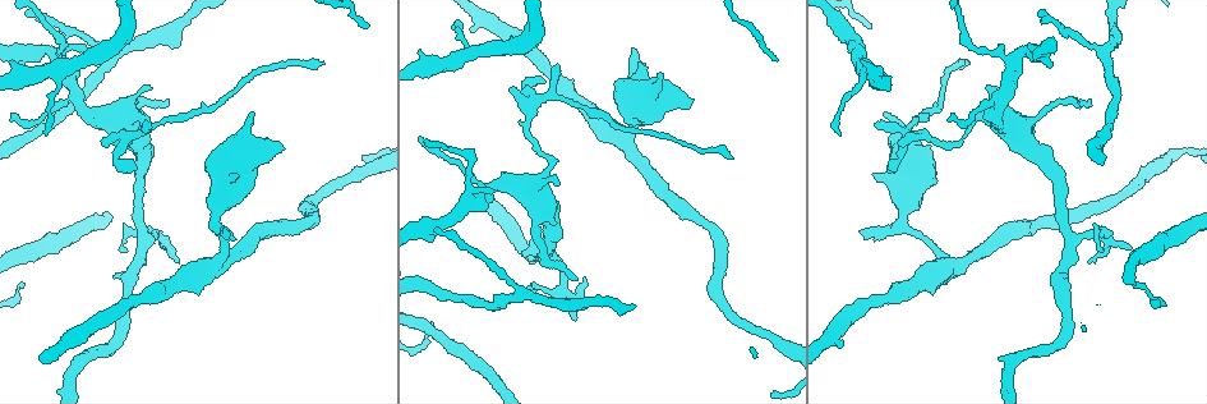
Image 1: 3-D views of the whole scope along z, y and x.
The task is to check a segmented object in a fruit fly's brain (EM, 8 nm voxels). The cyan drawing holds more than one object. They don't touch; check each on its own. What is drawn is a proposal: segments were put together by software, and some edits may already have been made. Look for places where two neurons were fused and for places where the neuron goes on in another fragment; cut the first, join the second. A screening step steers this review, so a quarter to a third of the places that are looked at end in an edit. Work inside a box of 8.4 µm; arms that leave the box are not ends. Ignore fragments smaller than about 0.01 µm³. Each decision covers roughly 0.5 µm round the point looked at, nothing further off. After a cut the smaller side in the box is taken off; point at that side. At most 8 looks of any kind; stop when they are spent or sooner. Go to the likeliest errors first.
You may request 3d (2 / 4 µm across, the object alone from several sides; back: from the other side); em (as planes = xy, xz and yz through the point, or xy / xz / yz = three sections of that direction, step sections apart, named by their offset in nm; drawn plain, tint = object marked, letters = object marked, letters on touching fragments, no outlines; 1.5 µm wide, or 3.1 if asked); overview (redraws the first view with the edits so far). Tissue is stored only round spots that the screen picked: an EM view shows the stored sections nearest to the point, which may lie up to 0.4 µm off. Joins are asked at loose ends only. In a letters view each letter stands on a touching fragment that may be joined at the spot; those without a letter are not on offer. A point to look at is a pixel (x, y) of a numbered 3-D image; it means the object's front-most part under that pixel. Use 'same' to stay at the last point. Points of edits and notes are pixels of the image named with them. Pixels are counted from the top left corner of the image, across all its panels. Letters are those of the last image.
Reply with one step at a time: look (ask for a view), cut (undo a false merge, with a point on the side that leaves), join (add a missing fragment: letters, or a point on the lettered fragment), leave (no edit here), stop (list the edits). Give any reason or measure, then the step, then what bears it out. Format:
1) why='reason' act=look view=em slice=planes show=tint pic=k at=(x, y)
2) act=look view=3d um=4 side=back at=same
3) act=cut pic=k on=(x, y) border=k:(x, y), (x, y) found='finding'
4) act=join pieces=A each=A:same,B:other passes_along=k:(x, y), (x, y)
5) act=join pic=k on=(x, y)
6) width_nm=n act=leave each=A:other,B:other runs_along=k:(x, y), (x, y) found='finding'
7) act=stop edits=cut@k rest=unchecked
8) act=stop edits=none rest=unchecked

act=look view=em slice=planes show=letters pic=1 at=(116, 133)

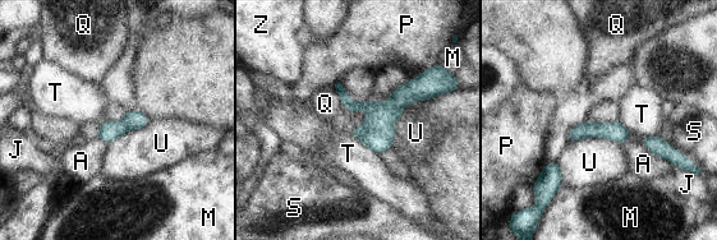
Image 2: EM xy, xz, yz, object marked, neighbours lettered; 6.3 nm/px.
act=leave each=A:other,J:other,M:other,P:other,Q:other,S:other,T:other,U:other,Z:other found='one neuron here'

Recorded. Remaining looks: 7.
why='branch stops here' act=look view=3d um=4 pic=1 at=(454, 28)

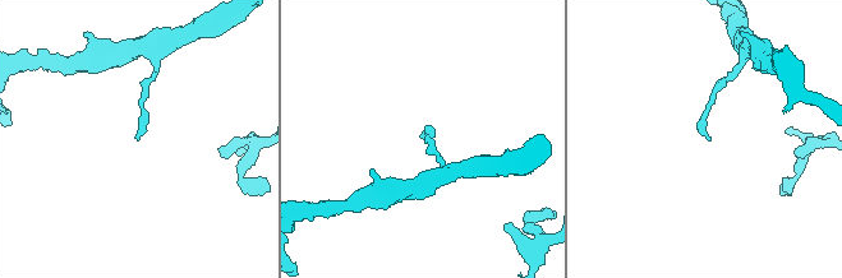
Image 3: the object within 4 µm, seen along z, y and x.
act=look view=em slice=planes show=letters pic=3 at=(423, 139)

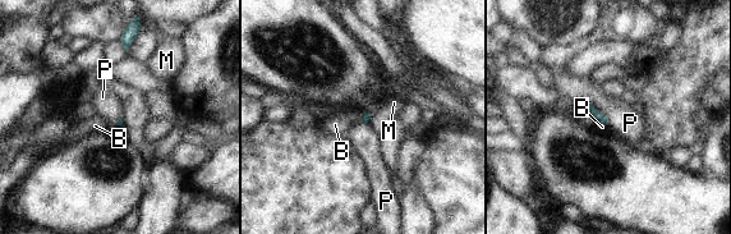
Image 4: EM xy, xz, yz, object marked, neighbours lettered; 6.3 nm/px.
act=join pieces=B each=B:same,M:other,P:other found='the neuron continues'

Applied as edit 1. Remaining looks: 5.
act=look view=overview

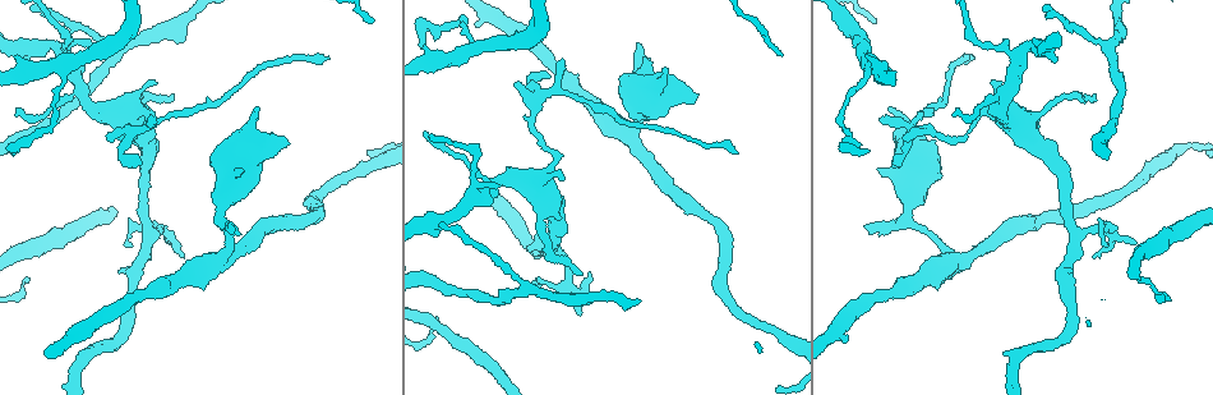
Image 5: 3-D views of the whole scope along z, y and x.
why='stops while still wide' act=look view=em slice=xz step=4 show=tint pic=5 at=(695, 102)

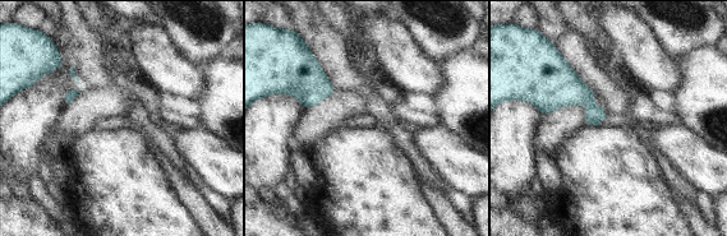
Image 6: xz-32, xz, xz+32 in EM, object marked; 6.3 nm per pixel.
act=look view=em slice=planes show=letters at=same

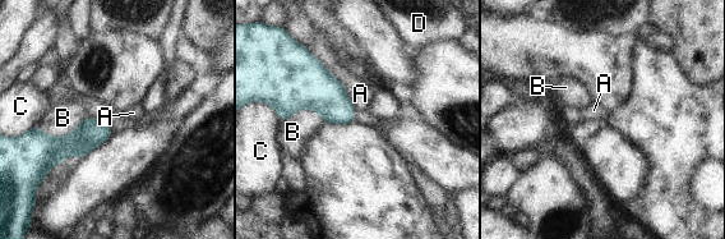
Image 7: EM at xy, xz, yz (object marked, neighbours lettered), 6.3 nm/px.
act=leave each=A:other,B:other,C:other,D:other border=7:(306, 47), (343, 86), (356, 111) found='no lettered fragment goes on from it'

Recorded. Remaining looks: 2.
act=stop edits=join@4 rest=unchecked

